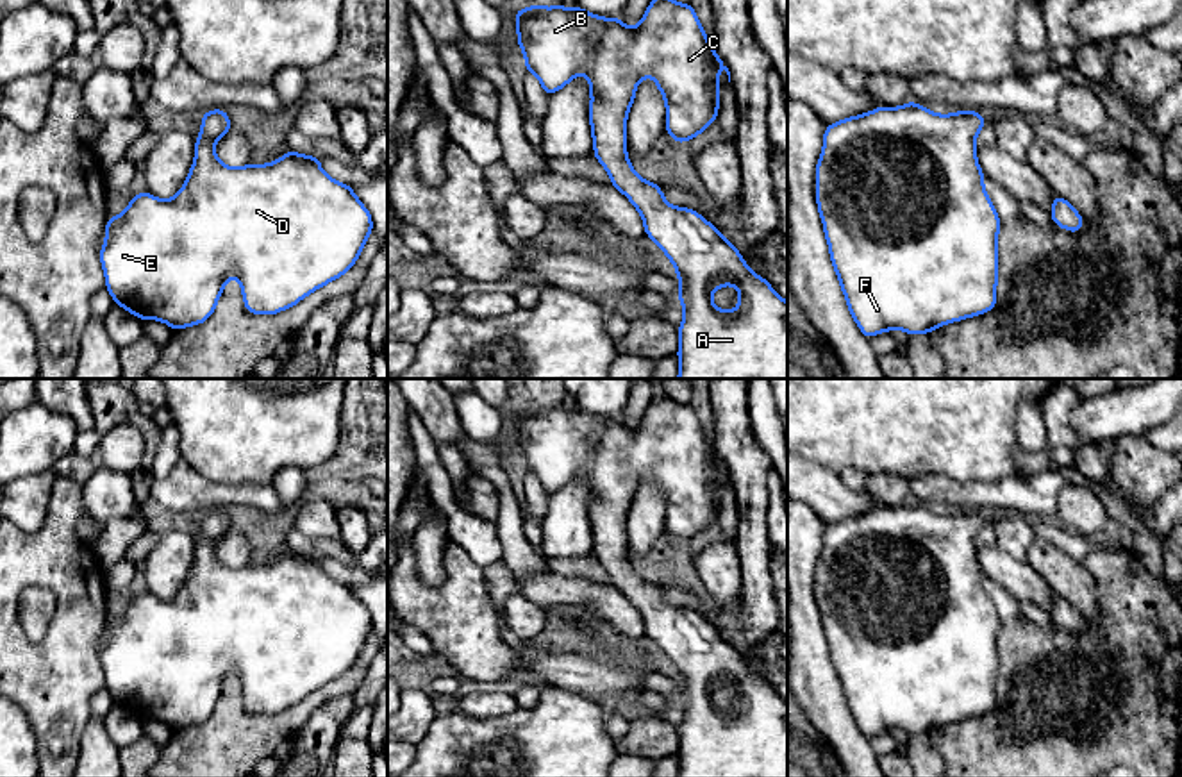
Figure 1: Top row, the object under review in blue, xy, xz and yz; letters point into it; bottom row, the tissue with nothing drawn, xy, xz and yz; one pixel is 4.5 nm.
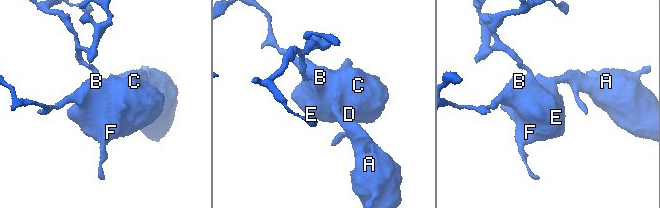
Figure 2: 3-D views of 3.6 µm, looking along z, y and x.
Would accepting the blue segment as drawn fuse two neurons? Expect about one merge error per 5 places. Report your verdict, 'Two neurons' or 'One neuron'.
One neuron

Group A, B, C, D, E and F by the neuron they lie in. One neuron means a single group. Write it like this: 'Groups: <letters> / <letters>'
Groups: A B C D E F

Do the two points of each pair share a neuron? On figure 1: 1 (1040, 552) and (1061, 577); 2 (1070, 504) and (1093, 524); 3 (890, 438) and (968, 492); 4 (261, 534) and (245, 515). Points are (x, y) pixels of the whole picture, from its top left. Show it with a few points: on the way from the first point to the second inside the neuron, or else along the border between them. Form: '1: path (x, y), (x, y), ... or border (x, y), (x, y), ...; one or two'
1: path (1045, 558), (1059, 572); one
2: path (1075, 506), (1088, 518); one
3: border (991, 479), (918, 476), (909, 483); two
4: path (259, 529), (250, 520); one

